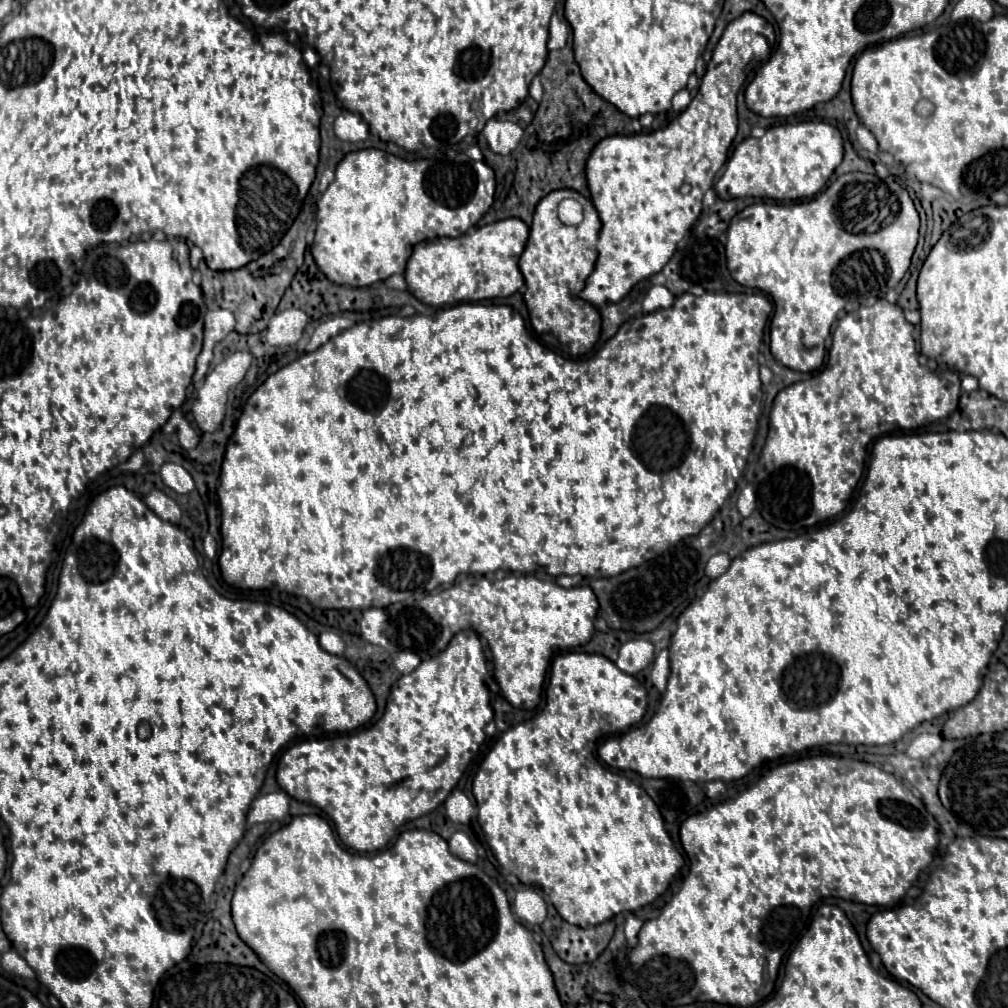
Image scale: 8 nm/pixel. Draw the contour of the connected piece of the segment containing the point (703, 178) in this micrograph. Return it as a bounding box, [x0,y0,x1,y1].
[579,12,776,306]

